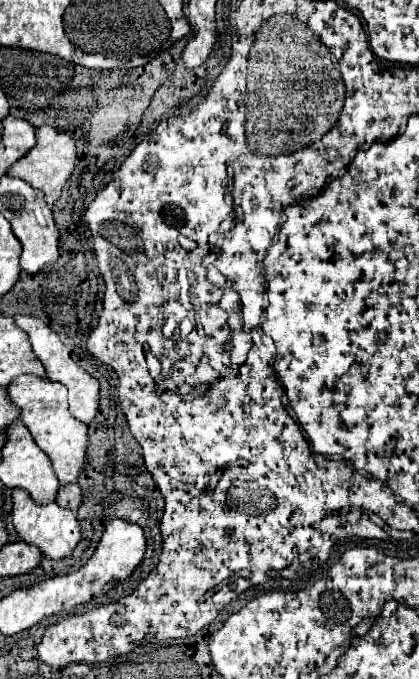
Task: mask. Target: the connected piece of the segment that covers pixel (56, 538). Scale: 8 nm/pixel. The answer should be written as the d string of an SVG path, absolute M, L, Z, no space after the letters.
M14 489L12 491L12 503L14 503L12 523L14 523L14 529L16 529L18 537L24 543L36 545L46 557L56 559L56 561L72 557L76 545L82 539L82 529L80 529L80 523L78 523L74 511L64 511L56 503L38 505L38 503L32 501L32 497L24 489Z

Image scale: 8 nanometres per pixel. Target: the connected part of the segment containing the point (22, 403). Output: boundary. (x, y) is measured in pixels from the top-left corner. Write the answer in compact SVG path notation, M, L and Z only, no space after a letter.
M16 379L12 387L6 389L10 399L22 409L20 419L34 435L34 441L40 449L50 457L52 469L60 483L76 483L84 463L86 463L86 449L88 449L88 425L80 423L68 411L68 399L64 385L52 383L48 379Z

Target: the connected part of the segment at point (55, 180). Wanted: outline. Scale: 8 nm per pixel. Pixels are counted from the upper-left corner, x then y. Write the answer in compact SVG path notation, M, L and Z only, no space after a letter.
M38 127L36 137L38 137L38 145L32 151L28 151L28 155L24 155L24 159L20 159L20 163L14 163L8 171L8 175L20 177L30 187L44 191L46 203L54 205L62 193L62 187L66 185L66 181L70 179L70 175L74 171L74 165L78 159L76 141L66 133L58 133L54 127Z

